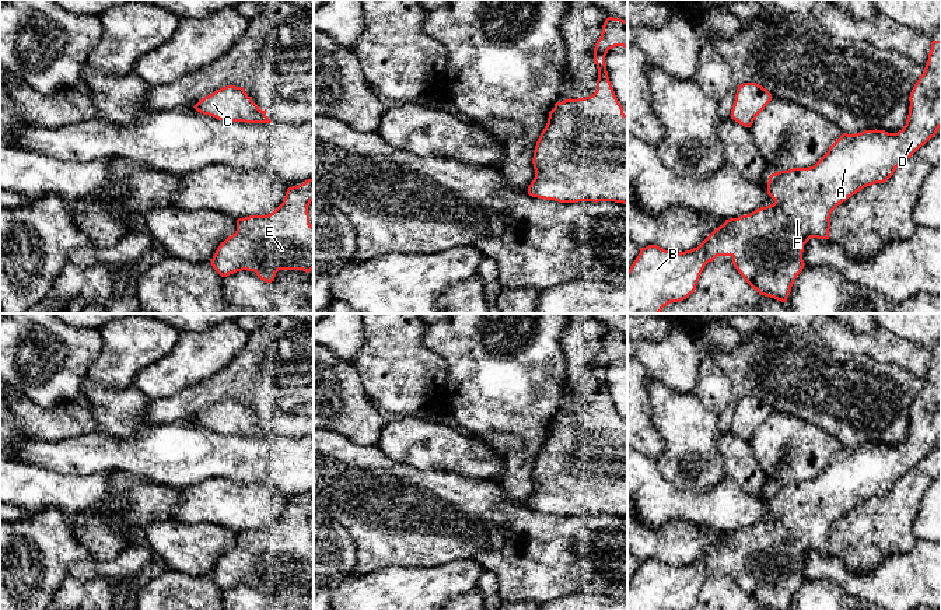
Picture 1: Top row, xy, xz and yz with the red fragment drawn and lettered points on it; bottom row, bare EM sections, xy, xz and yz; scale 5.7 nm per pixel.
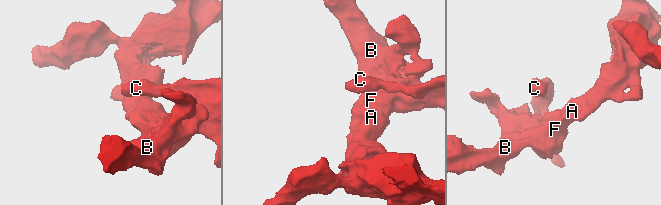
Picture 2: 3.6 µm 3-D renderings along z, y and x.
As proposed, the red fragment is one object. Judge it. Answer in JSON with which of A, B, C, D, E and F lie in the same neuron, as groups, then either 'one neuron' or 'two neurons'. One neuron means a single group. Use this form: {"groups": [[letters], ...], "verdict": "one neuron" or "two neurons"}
{"groups": [["A", "B", "C", "D", "E", "F"]], "verdict": "one neuron"}

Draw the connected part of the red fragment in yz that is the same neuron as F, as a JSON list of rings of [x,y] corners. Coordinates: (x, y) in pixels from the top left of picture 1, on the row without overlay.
[[[941,354],[931,355],[927,378],[909,414],[909,428],[902,444],[843,446],[814,480],[772,487],[767,508],[774,516],[725,533],[697,561],[679,567],[657,558],[641,561],[627,583],[627,610],[689,610],[695,606],[704,579],[717,569],[731,569],[734,581],[760,609],[788,610],[805,579],[804,558],[811,551],[829,553],[832,525],[861,502],[886,495],[941,441]]]

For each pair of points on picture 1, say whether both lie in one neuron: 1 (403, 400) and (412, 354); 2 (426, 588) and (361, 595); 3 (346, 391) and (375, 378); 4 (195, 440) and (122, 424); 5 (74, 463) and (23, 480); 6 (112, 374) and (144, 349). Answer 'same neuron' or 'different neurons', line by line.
1: same neuron
2: same neuron
3: different neurons
4: different neurons
5: different neurons
6: same neuron

